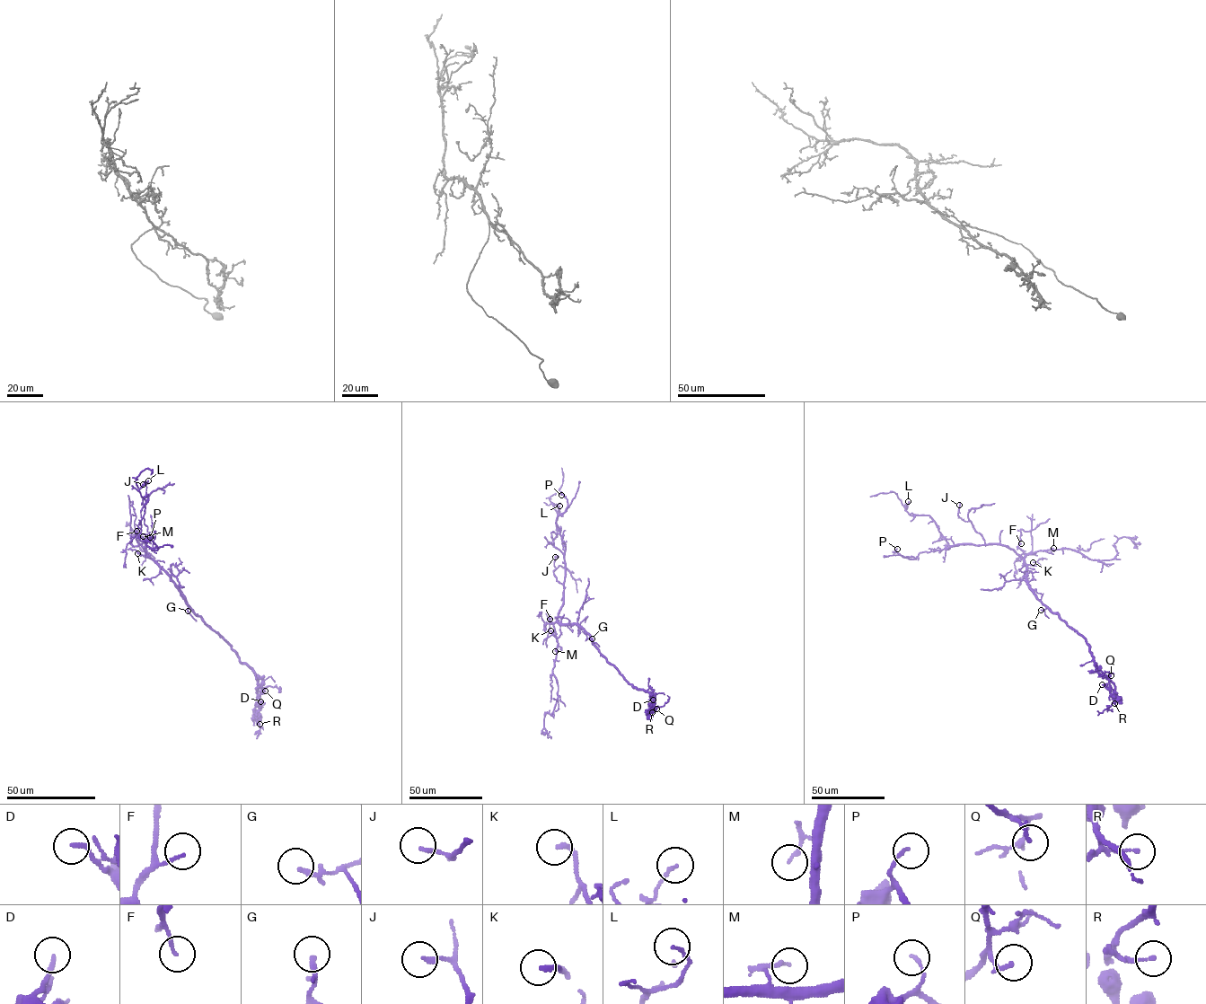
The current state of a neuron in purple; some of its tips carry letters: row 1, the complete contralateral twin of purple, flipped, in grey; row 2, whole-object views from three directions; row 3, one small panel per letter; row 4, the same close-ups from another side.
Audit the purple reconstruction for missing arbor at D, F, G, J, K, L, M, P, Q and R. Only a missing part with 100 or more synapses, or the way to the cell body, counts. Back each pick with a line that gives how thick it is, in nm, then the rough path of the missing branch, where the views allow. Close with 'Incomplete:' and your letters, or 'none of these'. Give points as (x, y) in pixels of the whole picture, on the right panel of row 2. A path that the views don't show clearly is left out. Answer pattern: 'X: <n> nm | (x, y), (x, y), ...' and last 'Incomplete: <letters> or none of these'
Incomplete: none of these

